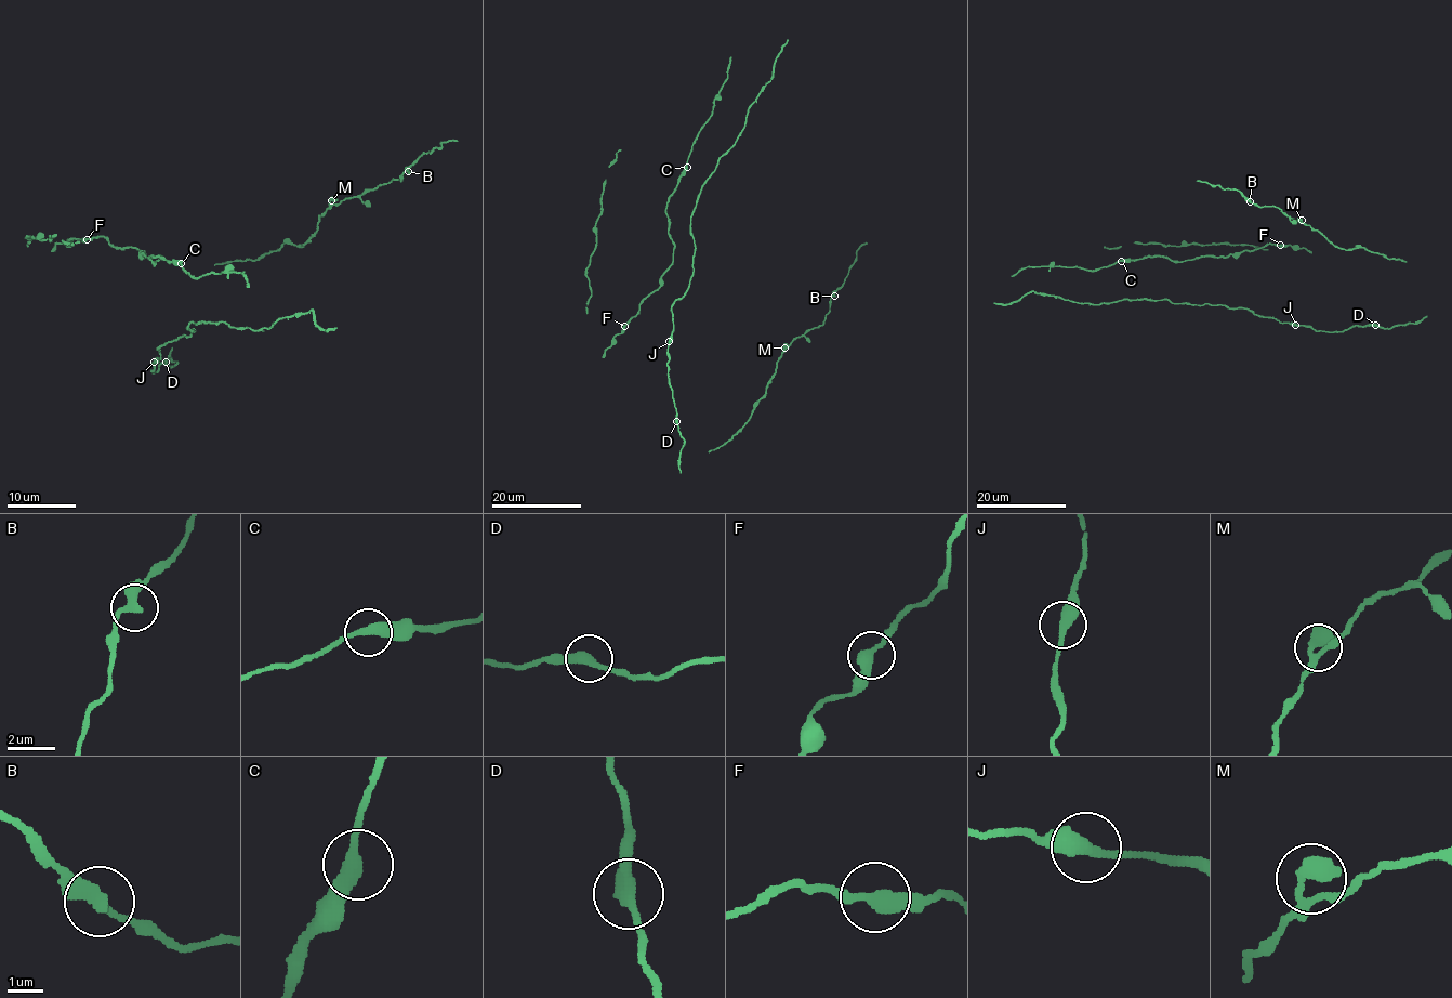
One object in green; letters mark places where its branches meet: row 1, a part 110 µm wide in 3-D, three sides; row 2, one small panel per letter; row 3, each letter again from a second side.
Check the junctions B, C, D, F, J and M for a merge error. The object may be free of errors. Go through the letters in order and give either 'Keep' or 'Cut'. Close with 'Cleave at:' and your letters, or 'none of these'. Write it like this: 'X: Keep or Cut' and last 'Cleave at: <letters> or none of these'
B: Keep
C: Keep
D: Keep
F: Keep
J: Keep
M: Keep
Cleave at: none of these

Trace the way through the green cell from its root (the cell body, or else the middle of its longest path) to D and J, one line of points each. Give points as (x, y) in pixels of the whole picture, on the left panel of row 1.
D: (189, 330), (188, 336), (169, 341), (157, 350), (160, 358), (152, 364), (152, 371), (166, 362)
J: (189, 330), (188, 336), (160, 346), (157, 350), (160, 358), (154, 362)

